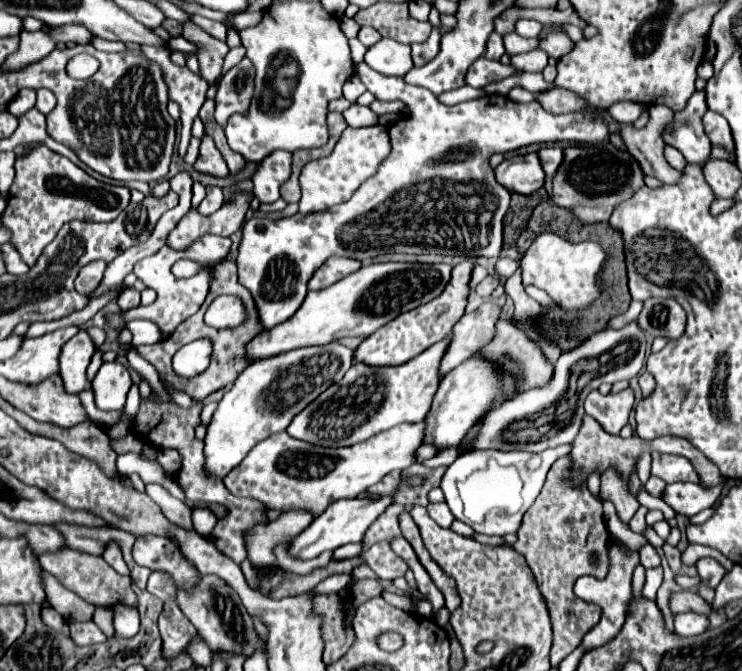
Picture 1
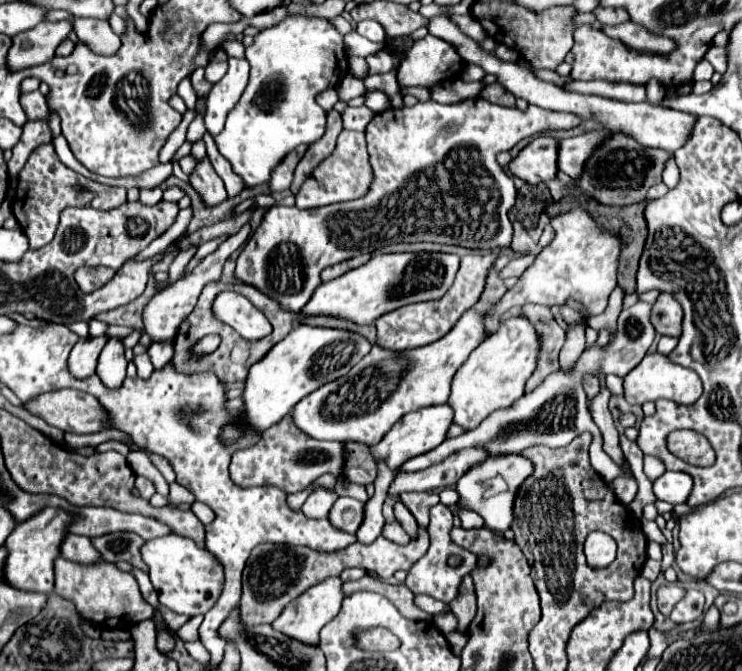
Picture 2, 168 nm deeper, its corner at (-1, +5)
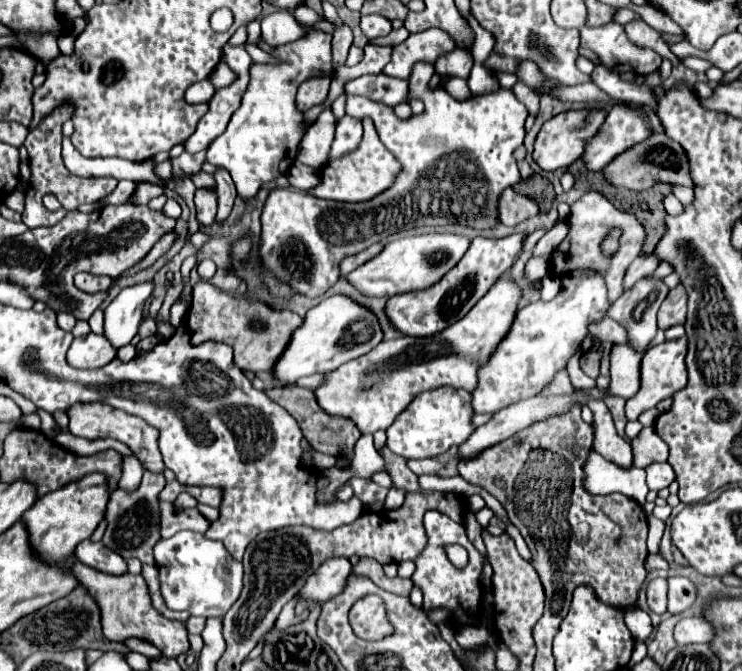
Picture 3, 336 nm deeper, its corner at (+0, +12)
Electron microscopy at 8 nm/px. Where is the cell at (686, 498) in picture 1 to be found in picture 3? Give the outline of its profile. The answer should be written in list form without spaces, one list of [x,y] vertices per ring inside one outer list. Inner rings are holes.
[[[667,462],[649,464],[645,470],[647,470],[647,486],[655,492],[659,492],[661,488],[669,488],[669,484],[675,480],[675,472]]]

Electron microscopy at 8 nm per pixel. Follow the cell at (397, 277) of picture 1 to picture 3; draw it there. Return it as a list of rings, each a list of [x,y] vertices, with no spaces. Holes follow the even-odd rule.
[[[423,234],[389,242],[377,258],[371,258],[345,278],[369,298],[391,298],[405,292],[427,290],[437,284],[467,252],[469,240],[457,234]]]

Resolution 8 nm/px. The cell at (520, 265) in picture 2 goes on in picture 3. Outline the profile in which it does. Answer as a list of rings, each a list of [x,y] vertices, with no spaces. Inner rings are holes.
[[[559,220],[559,224],[553,226],[553,228],[535,244],[533,256],[547,256],[547,254],[551,254],[551,252],[559,246],[559,242],[565,238],[565,234],[567,234],[567,224],[565,224],[565,220]]]

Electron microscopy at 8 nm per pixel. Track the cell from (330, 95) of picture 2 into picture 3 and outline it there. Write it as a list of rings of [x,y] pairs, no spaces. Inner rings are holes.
[[[309,78],[301,84],[299,92],[297,92],[297,108],[301,112],[307,112],[309,108],[323,104],[327,100],[327,92],[329,92],[329,78]]]

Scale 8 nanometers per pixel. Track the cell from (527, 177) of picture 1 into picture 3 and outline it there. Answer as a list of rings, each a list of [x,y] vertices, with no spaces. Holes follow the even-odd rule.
[[[569,110],[563,114],[557,114],[555,118],[547,120],[543,128],[539,130],[535,144],[533,144],[533,160],[543,170],[557,170],[571,166],[583,152],[583,142],[591,136],[595,136],[597,128],[603,124],[607,112],[605,110]]]

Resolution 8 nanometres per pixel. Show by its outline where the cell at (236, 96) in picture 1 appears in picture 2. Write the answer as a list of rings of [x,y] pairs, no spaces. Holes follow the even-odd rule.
[[[230,57],[228,63],[230,63],[228,73],[218,83],[214,83],[206,99],[204,125],[212,137],[224,129],[226,113],[240,101],[242,91],[248,85],[248,61]]]

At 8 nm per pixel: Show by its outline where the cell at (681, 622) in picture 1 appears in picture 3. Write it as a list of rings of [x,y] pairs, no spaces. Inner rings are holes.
[[[683,576],[669,578],[669,606],[667,606],[669,614],[681,614],[689,606],[693,606],[695,600],[697,600],[697,588],[689,578]]]

